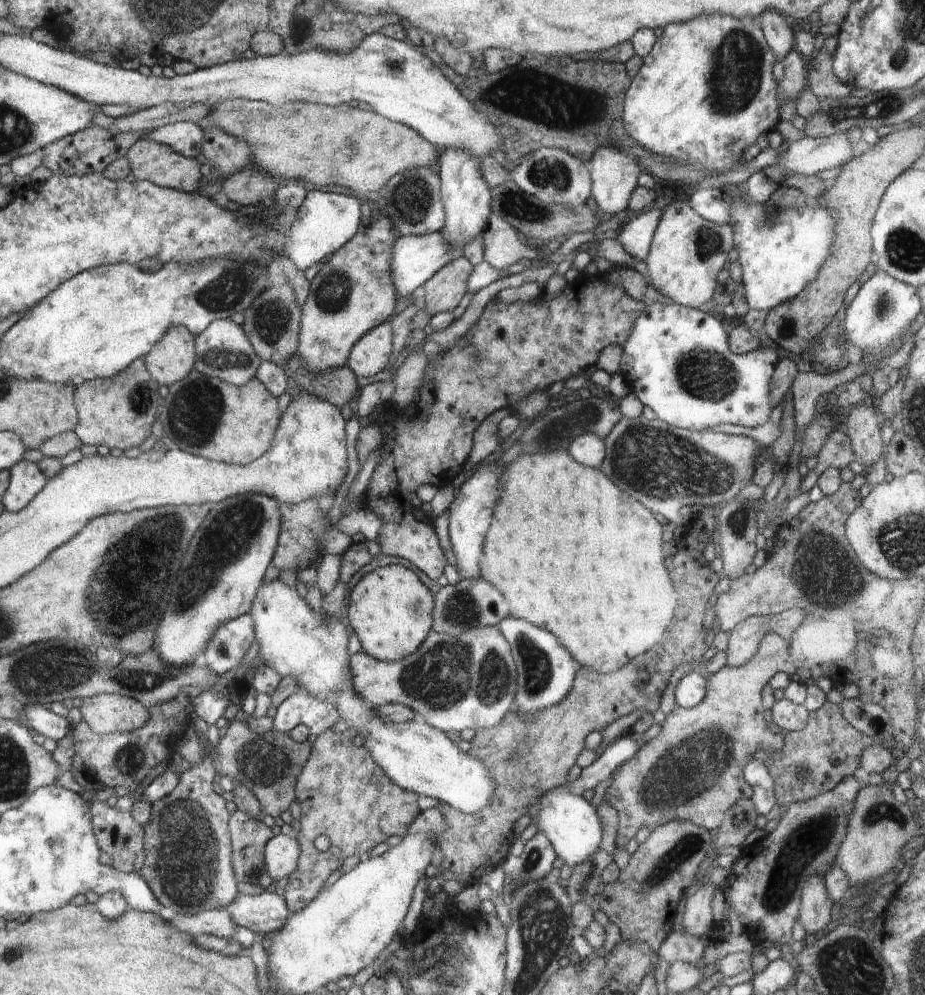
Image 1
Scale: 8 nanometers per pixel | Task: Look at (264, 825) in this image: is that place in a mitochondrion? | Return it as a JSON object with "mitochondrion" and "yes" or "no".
{"mitochondrion":"no"}

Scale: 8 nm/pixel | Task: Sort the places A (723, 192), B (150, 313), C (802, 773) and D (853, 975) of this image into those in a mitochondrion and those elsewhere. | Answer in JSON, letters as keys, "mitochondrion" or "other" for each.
{"A":"other","B":"other","C":"mitochondrion","D":"mitochondrion"}

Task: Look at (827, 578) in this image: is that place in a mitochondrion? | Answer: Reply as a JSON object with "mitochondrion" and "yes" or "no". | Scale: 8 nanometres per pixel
{"mitochondrion":"yes"}

